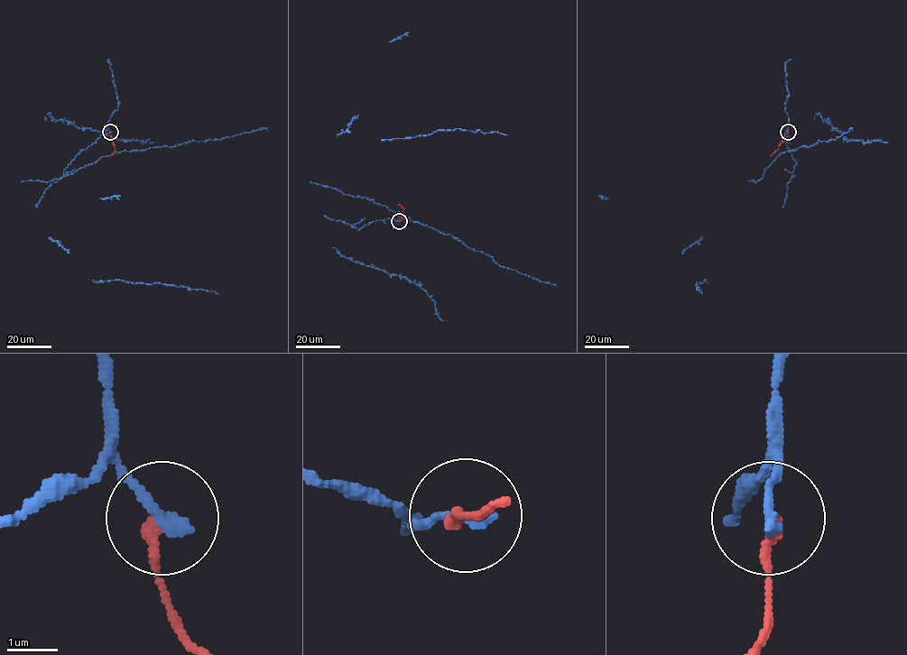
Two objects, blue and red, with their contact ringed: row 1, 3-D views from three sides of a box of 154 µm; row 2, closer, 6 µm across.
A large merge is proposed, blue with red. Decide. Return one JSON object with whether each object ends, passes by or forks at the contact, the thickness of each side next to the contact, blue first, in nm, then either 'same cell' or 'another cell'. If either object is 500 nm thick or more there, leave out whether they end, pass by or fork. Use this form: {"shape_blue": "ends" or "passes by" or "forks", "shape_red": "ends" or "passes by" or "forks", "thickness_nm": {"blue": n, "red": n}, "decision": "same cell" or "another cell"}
{"shape_blue": "ends", "shape_red": "ends", "thickness_nm": {"blue": 280, "red": 240}, "decision": "another cell"}

